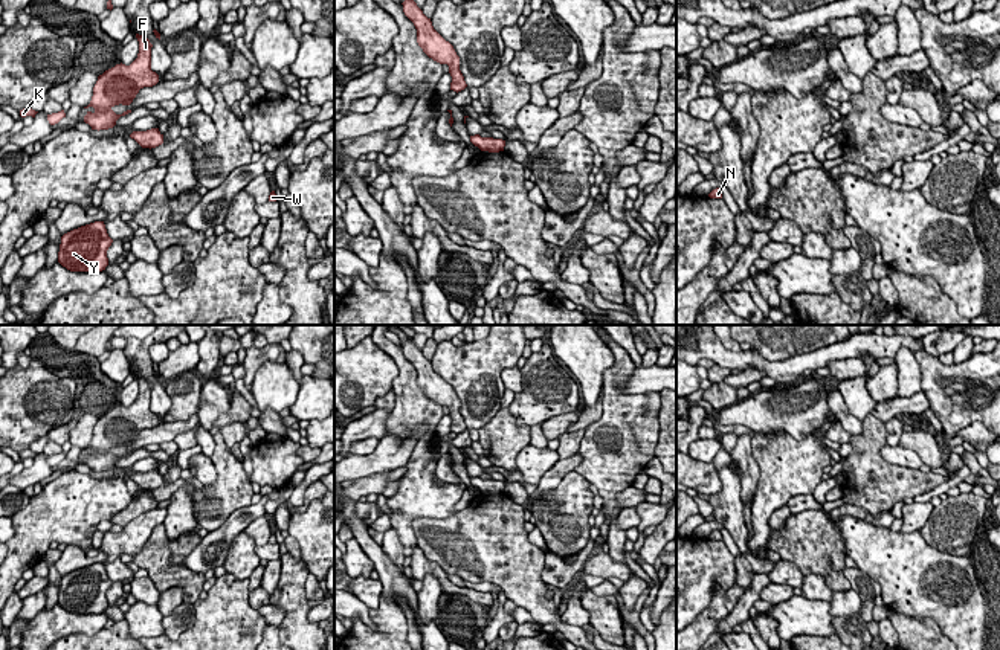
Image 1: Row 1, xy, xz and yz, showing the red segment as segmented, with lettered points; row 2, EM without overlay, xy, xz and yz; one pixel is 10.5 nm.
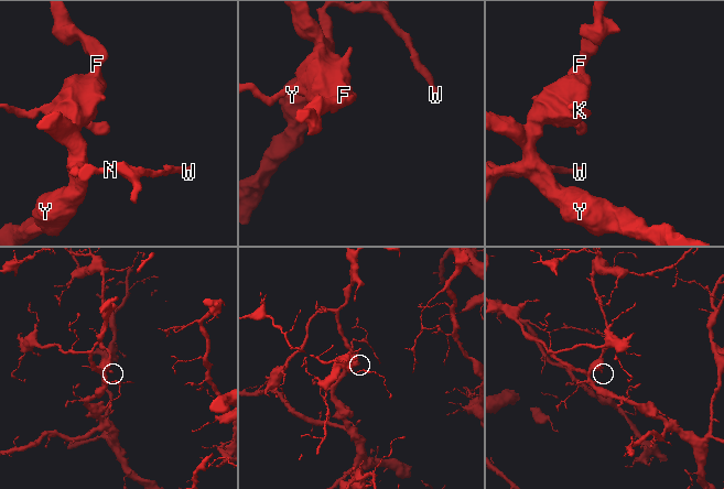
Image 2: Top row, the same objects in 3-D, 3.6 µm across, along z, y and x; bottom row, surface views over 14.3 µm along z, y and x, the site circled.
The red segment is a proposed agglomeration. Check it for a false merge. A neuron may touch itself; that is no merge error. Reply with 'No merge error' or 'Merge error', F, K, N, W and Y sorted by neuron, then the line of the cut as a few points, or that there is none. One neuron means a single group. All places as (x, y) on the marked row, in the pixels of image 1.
No merge error. Groups: F K N W Y. No split

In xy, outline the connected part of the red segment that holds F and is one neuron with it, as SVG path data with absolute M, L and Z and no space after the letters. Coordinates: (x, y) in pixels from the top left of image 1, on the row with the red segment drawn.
M136 34L139 41L137 58L130 64L116 64L98 76L93 87L93 96L87 107L93 107L95 111L87 111L84 122L92 130L108 130L116 125L121 116L131 113L131 110L116 114L111 108L115 105L130 105L140 88L153 87L159 82L159 75L151 70L151 47L148 38Z

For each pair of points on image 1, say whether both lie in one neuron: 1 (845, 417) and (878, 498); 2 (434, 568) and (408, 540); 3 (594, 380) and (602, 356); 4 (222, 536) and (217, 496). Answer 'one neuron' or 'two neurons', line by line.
1: two neurons
2: two neurons
3: one neuron
4: two neurons

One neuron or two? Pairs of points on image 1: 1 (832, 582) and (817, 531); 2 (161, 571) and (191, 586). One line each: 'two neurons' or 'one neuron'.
1: one neuron
2: one neuron

